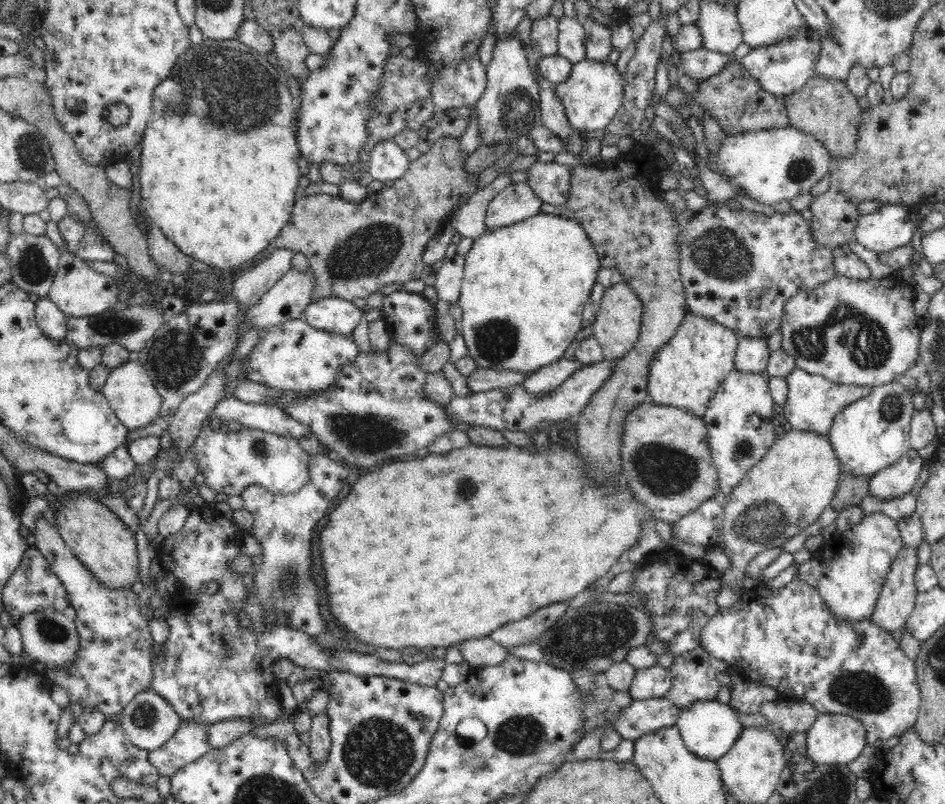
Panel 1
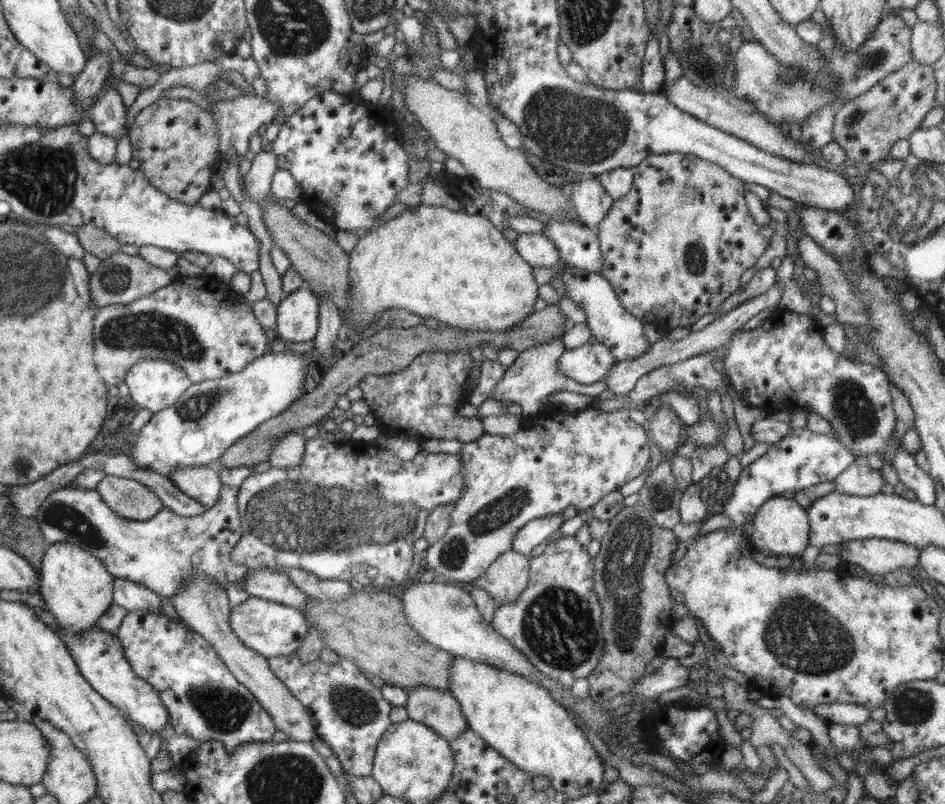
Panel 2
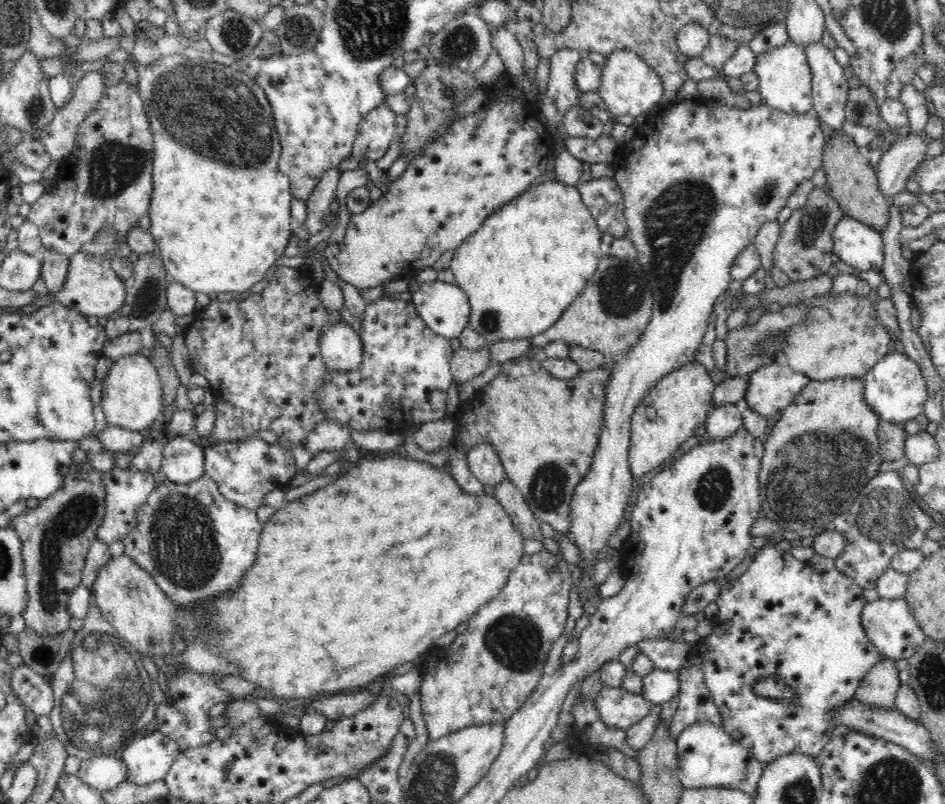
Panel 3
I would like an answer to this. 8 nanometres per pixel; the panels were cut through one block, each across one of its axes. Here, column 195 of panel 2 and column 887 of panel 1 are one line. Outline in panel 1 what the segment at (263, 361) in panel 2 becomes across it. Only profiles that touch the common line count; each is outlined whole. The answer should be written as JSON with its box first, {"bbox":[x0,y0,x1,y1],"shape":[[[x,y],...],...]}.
{"bbox":[830,381,916,477],"shape":[[[892,381],[874,386],[872,392],[841,410],[830,425],[830,444],[843,470],[860,477],[874,477],[876,472],[894,464],[911,449],[909,430],[912,415],[916,412],[911,390]]]}

